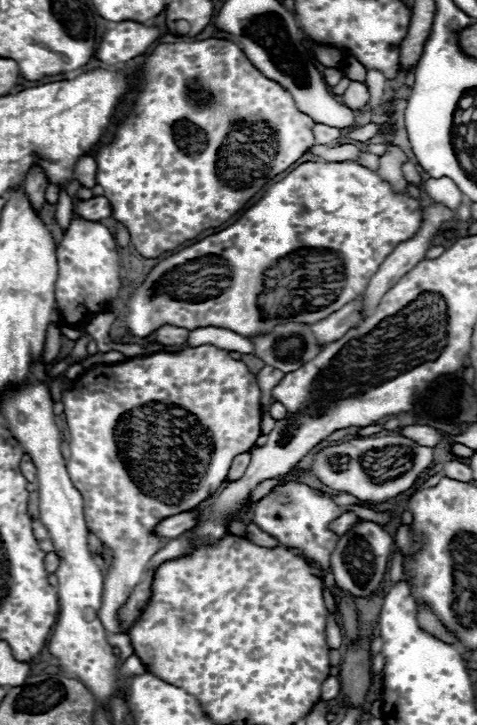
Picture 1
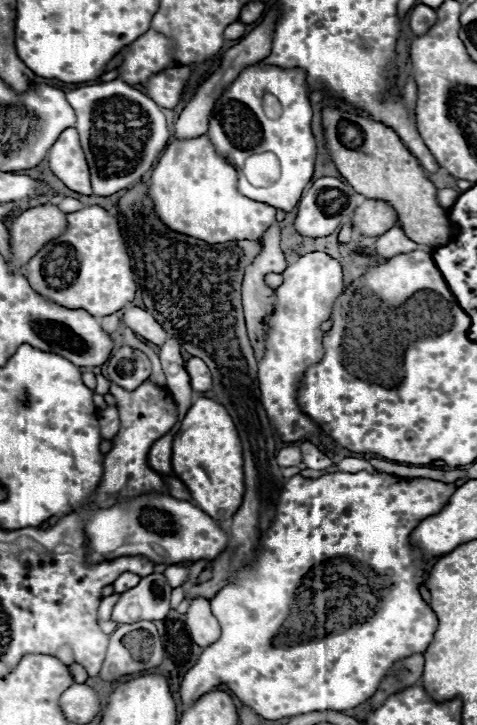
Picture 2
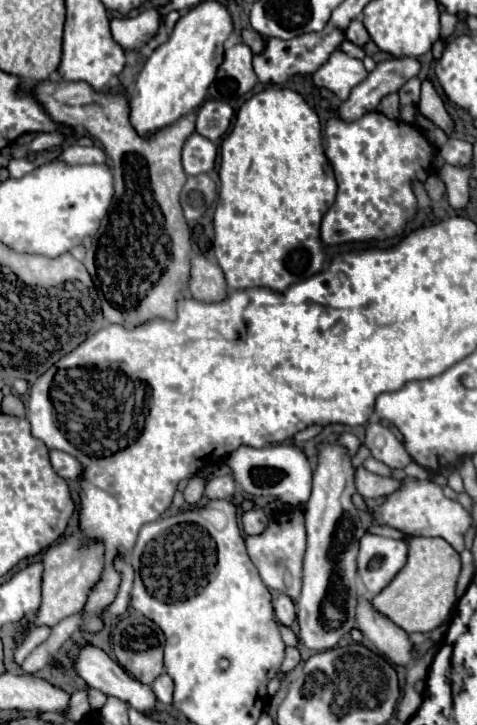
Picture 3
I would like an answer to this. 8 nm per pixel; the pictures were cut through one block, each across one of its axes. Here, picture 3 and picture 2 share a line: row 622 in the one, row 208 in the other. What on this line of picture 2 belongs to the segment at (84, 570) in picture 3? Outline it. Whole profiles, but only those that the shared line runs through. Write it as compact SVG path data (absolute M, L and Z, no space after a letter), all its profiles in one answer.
M38 206L28 208L12 220L10 226L10 268L24 266L32 256L38 254L40 246L48 242L48 238L56 238L62 234L66 226L66 214L56 206Z

